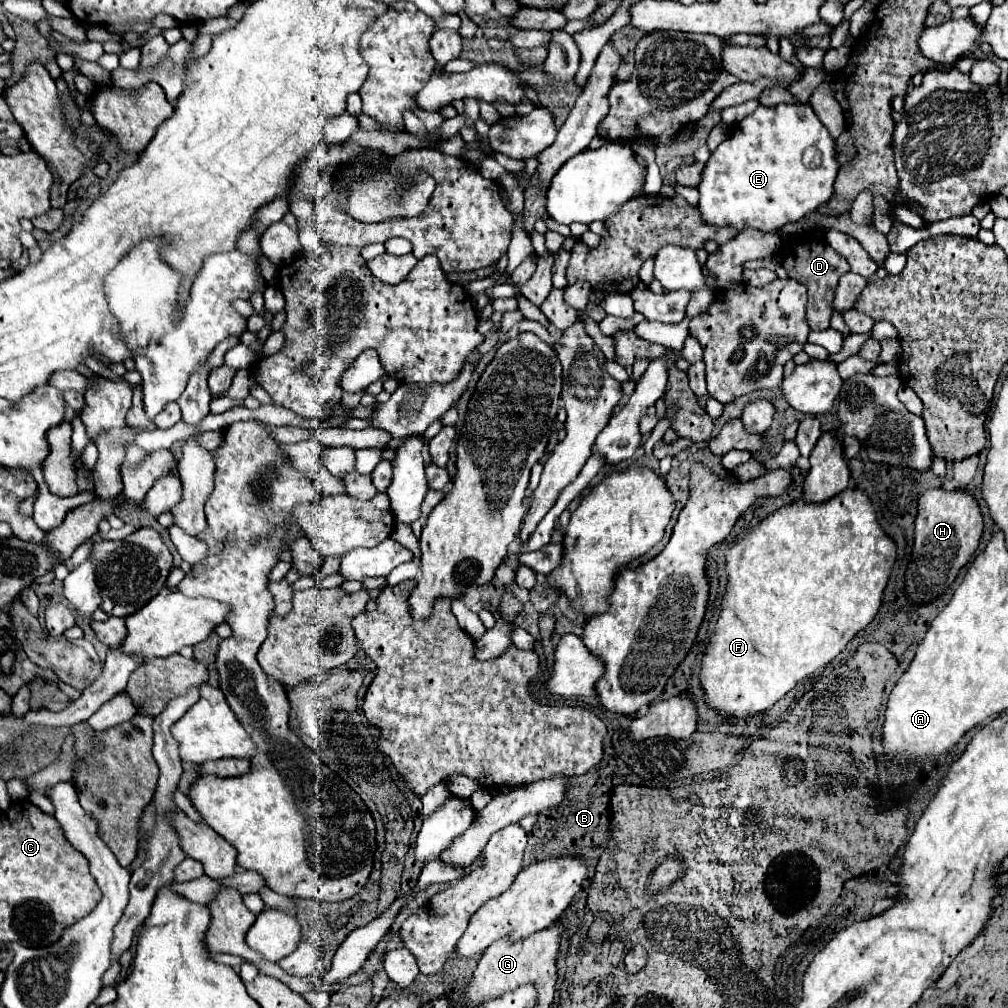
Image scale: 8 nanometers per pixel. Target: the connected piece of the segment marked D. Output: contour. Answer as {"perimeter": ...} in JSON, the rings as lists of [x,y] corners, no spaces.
{"perimeter":[[[803,245],[788,246],[780,248],[782,259],[782,267],[786,269],[786,273],[794,279],[798,279],[800,283],[804,283],[808,287],[808,303],[806,303],[806,323],[810,325],[812,331],[824,331],[830,327],[830,317],[832,317],[832,297],[834,297],[834,289],[836,289],[836,281],[850,271],[848,261],[837,253],[829,245]]]}

